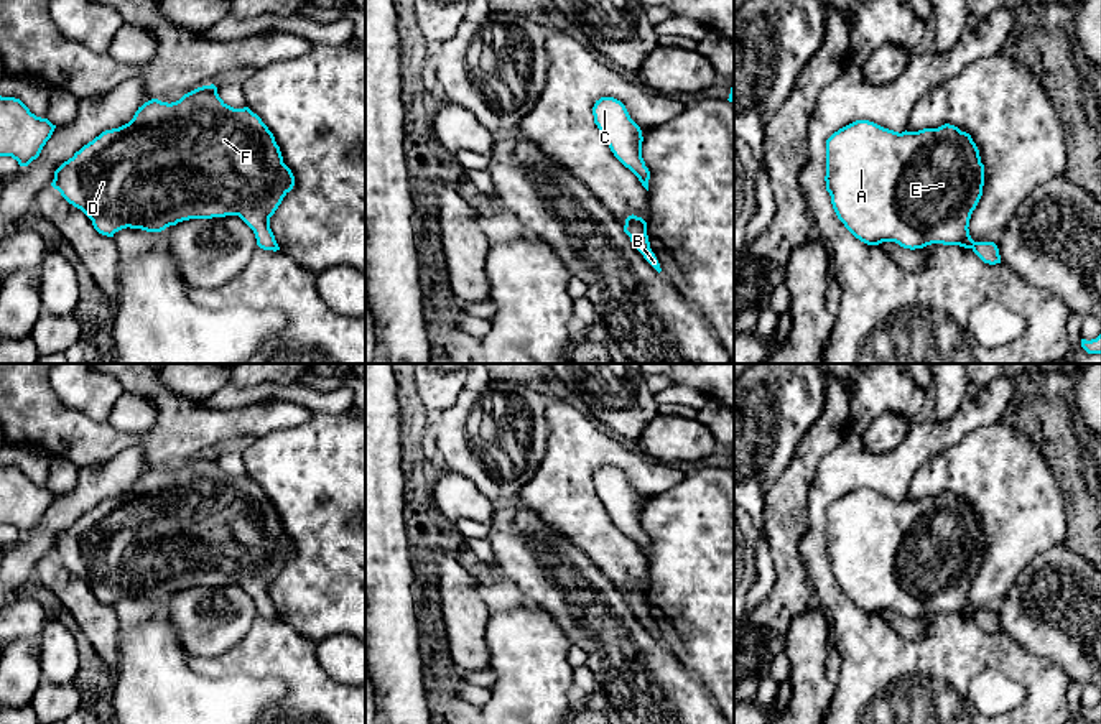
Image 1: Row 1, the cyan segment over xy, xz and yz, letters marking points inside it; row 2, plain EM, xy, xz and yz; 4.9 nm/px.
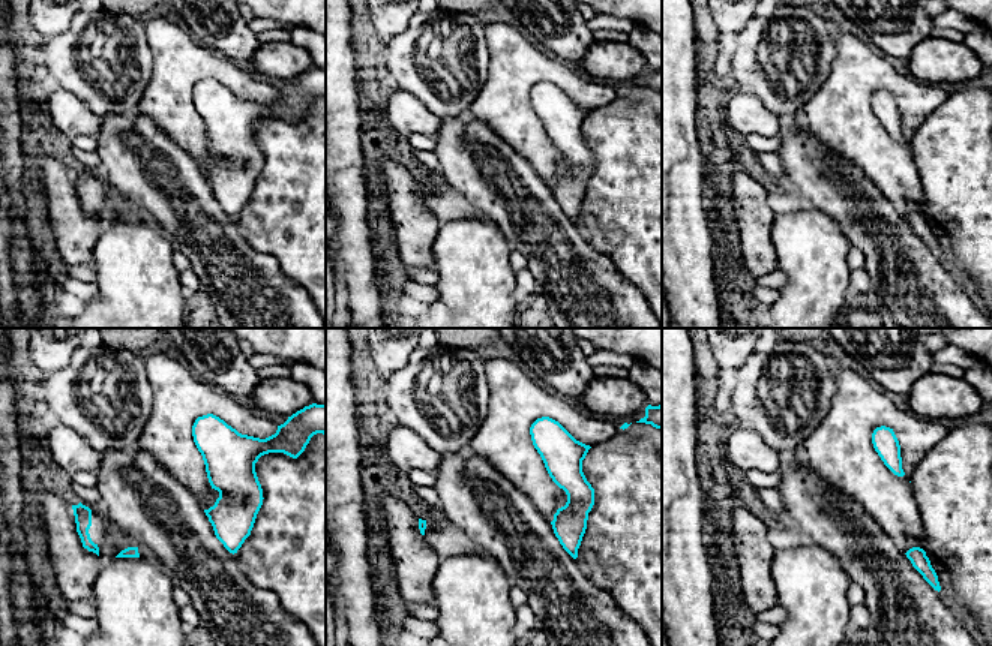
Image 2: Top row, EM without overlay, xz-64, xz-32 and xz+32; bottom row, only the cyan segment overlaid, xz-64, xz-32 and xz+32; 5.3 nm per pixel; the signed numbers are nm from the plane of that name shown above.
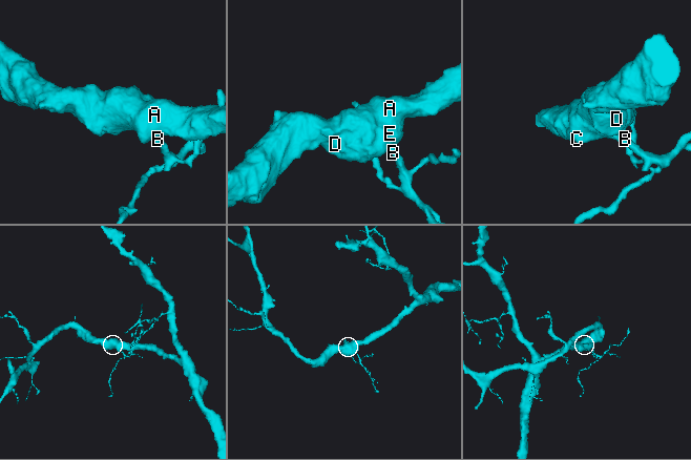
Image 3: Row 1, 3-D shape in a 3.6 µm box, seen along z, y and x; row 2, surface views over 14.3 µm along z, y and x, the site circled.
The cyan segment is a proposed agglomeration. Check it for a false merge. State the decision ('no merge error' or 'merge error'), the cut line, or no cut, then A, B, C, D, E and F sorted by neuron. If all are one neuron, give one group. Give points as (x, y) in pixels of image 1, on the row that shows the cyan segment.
no merge error | no cut | A B C D E F

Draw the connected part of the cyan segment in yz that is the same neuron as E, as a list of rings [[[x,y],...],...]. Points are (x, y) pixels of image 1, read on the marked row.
[[[856,120],[826,140],[825,181],[838,219],[867,245],[895,242],[910,250],[931,244],[959,245],[971,248],[984,263],[1001,263],[994,242],[974,242],[969,235],[969,219],[983,196],[984,165],[971,135],[955,125],[899,133],[869,120]]]

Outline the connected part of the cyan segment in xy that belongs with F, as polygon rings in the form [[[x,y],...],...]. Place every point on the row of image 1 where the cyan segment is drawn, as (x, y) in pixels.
[[[211,84],[171,104],[158,99],[145,102],[128,123],[102,132],[64,161],[54,171],[51,186],[69,204],[81,209],[99,234],[107,237],[127,227],[161,232],[189,219],[239,216],[253,230],[260,248],[276,252],[280,247],[270,229],[270,217],[293,189],[295,176],[283,163],[280,146],[262,118],[249,107],[227,105],[219,97],[217,87]]]

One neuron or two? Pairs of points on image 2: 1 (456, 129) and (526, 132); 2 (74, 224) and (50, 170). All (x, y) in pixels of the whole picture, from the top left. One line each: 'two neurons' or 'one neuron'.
1: two neurons
2: one neuron

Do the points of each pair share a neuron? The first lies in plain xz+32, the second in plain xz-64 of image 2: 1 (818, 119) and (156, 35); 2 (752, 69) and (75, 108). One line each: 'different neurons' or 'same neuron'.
1: same neuron
2: different neurons

